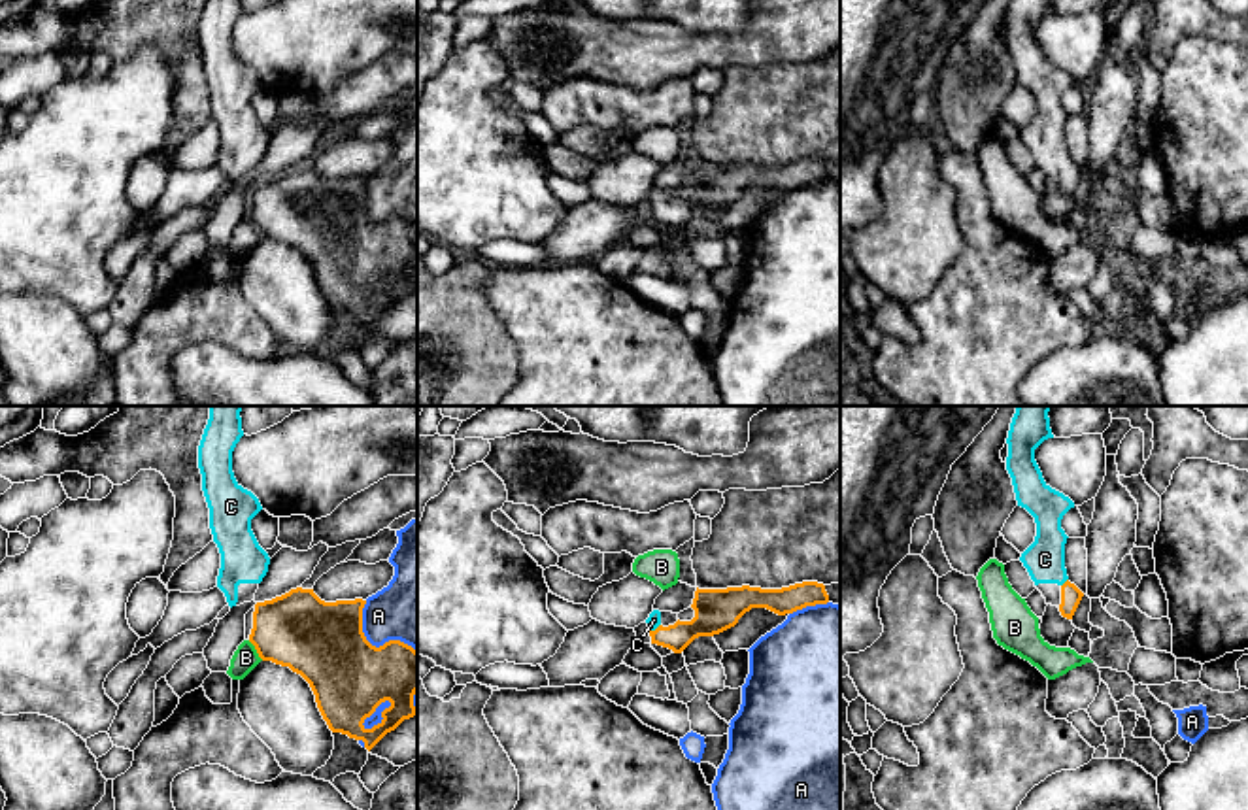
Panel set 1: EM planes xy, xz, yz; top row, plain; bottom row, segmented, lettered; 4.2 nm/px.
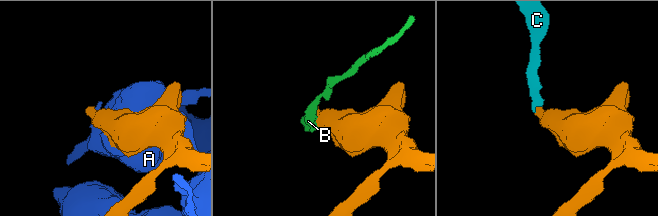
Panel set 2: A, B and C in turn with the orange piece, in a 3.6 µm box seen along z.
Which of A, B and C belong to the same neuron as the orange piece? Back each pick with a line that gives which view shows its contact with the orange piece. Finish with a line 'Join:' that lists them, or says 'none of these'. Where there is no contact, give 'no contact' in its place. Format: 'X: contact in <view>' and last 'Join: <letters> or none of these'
C: contact in xz
Join: C

